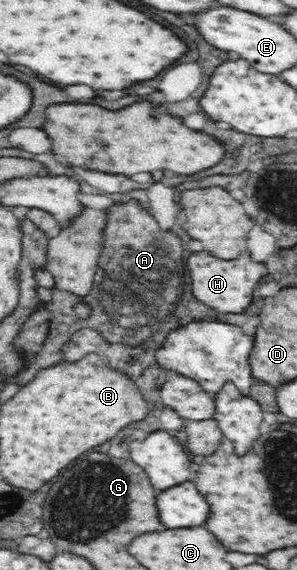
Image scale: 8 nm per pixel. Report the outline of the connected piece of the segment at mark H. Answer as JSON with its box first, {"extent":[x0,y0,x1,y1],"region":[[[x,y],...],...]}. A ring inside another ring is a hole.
{"extent":[188,252,266,314],"region":[[[198,252],[196,256],[190,256],[188,266],[192,272],[192,293],[196,299],[222,314],[242,314],[250,306],[254,288],[258,286],[260,278],[266,276],[266,266],[252,262],[250,254],[242,254],[234,262],[220,262],[208,252]]]}

